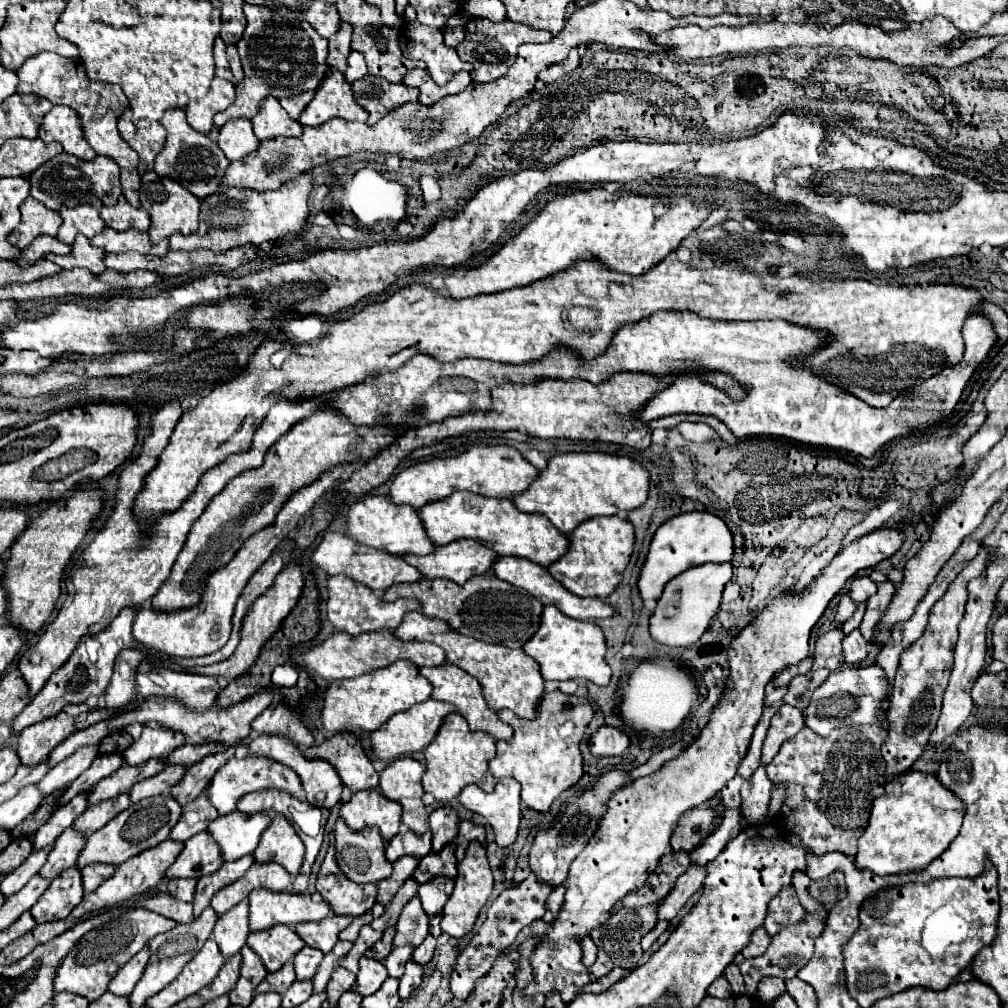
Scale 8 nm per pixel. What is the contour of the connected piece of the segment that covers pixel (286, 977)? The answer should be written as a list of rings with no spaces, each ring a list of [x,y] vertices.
[[[288,961],[288,963],[284,963],[284,967],[282,967],[280,971],[268,973],[268,977],[256,987],[256,993],[264,993],[264,991],[278,991],[278,993],[284,993],[294,981],[296,981],[294,965],[292,965],[292,961]]]

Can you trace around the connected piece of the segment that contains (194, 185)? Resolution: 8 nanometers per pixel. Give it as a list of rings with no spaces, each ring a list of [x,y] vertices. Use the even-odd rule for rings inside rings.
[[[168,109],[162,117],[162,125],[166,127],[168,137],[166,137],[164,149],[156,157],[154,171],[158,175],[168,175],[170,179],[176,179],[178,183],[182,183],[182,187],[186,187],[198,199],[216,193],[218,183],[220,183],[226,167],[230,165],[230,161],[222,155],[222,149],[218,149],[218,145],[208,135],[194,131],[186,123],[184,109]]]

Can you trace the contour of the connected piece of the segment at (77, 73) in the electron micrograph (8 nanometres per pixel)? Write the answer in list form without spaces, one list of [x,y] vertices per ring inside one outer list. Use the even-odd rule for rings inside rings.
[[[38,53],[34,55],[34,59],[26,59],[26,63],[16,71],[16,75],[18,75],[18,87],[16,87],[18,93],[36,93],[38,97],[48,99],[52,105],[66,105],[78,113],[84,139],[92,145],[92,149],[98,155],[110,155],[120,165],[122,193],[132,207],[140,207],[140,197],[138,197],[140,175],[136,171],[136,165],[126,163],[126,155],[134,155],[134,149],[126,145],[126,141],[120,137],[116,129],[118,117],[128,107],[128,99],[122,93],[122,89],[108,83],[92,83],[86,77],[86,71],[80,61],[66,59],[54,53]]]

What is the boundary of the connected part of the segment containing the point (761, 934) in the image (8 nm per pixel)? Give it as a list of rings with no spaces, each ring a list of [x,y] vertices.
[[[760,927],[760,929],[756,929],[756,931],[752,933],[750,943],[742,949],[742,957],[744,957],[744,959],[758,957],[758,955],[762,955],[762,953],[768,949],[768,945],[770,945],[770,935],[764,931],[764,927]]]

